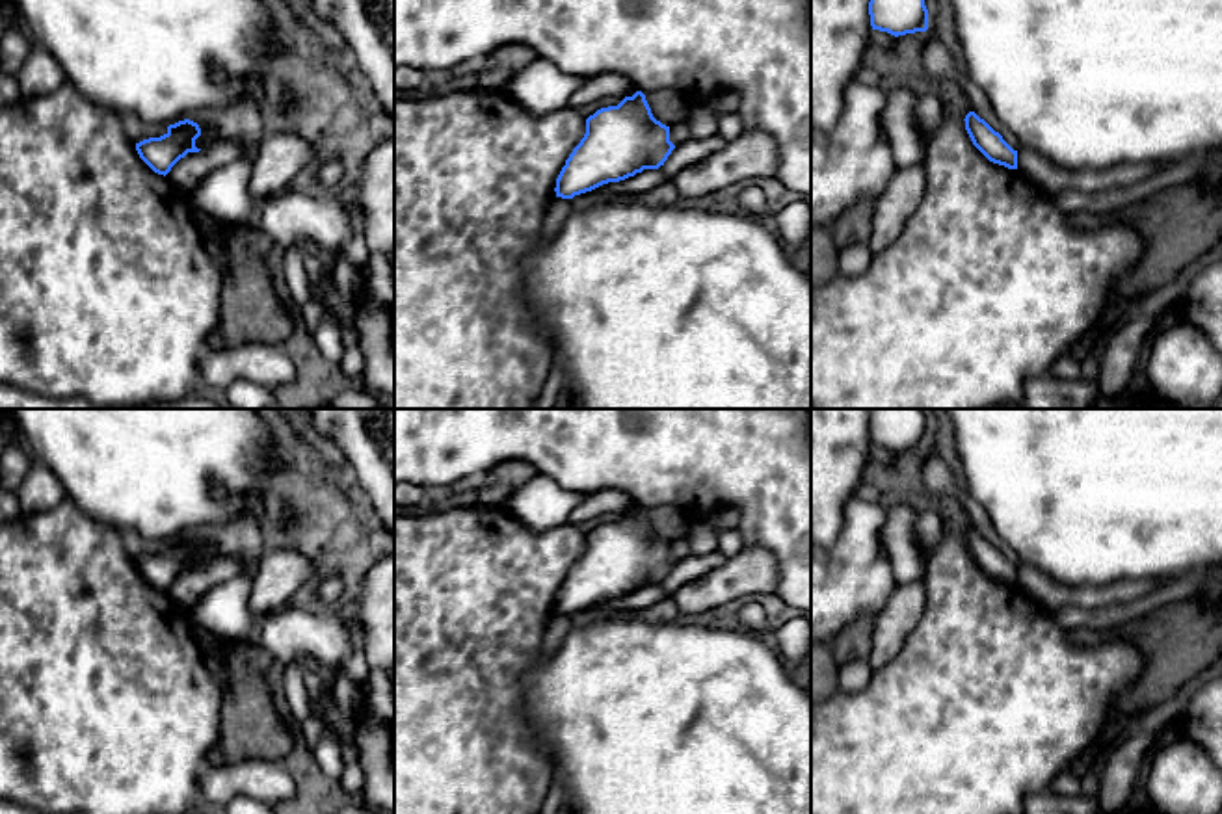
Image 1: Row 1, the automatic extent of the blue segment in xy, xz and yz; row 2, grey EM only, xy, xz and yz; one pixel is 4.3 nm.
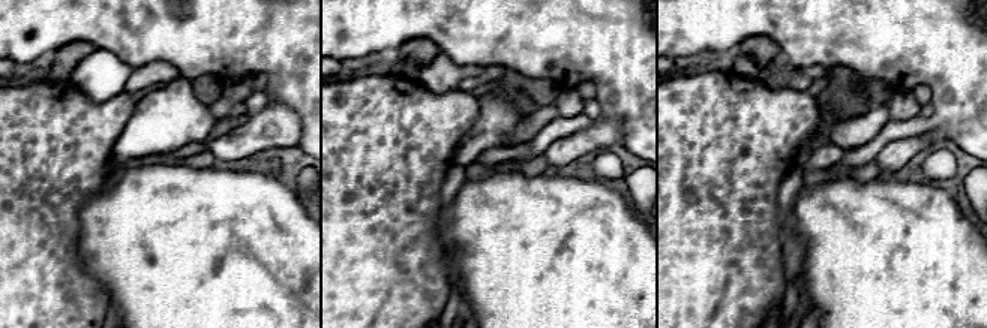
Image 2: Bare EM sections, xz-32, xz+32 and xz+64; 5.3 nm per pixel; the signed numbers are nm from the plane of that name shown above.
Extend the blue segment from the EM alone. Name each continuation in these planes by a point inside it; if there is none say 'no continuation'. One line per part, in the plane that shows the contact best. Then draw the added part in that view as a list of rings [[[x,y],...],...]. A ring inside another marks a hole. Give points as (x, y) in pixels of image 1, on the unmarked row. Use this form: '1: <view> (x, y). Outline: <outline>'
no continuation

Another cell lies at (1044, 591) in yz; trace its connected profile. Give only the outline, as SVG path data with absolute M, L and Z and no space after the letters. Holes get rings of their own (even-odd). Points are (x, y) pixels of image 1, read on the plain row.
M1021 563L1017 567L1017 585L1045 611L1066 606L1101 610L1114 604L1125 604L1151 593L1161 584L1162 580L1120 580L1107 585L1068 587L1032 565Z

